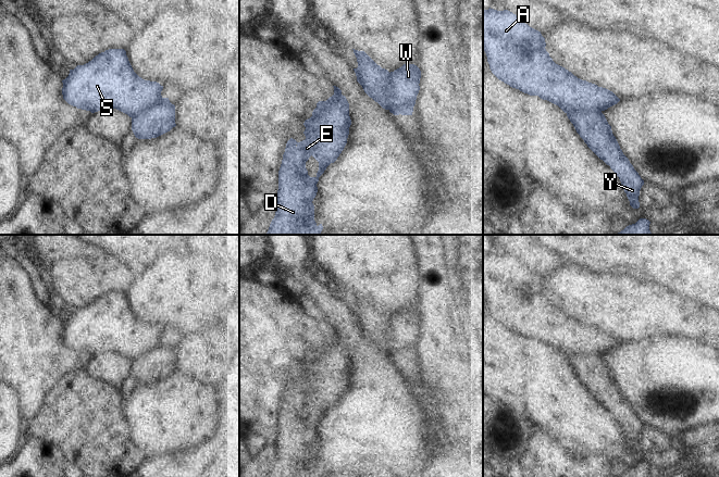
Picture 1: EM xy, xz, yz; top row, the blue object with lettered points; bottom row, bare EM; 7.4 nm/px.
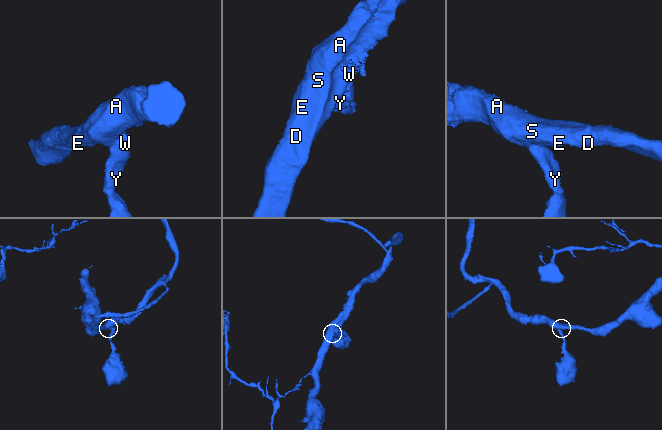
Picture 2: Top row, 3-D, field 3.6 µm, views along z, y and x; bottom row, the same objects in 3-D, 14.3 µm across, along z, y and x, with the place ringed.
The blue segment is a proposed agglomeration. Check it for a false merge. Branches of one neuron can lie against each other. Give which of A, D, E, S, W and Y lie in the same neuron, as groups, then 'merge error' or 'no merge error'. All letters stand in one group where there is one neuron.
A D E S / W Y; merge error

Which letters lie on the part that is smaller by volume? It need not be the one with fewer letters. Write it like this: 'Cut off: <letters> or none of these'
Cut off: W, Y

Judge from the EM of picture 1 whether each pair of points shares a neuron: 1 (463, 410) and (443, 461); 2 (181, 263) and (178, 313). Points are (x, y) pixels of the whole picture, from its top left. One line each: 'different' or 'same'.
1: different
2: same

